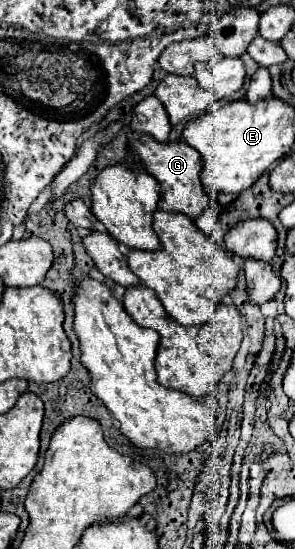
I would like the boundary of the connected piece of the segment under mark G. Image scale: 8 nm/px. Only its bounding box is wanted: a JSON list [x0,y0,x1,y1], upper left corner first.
[131,135,213,221]

